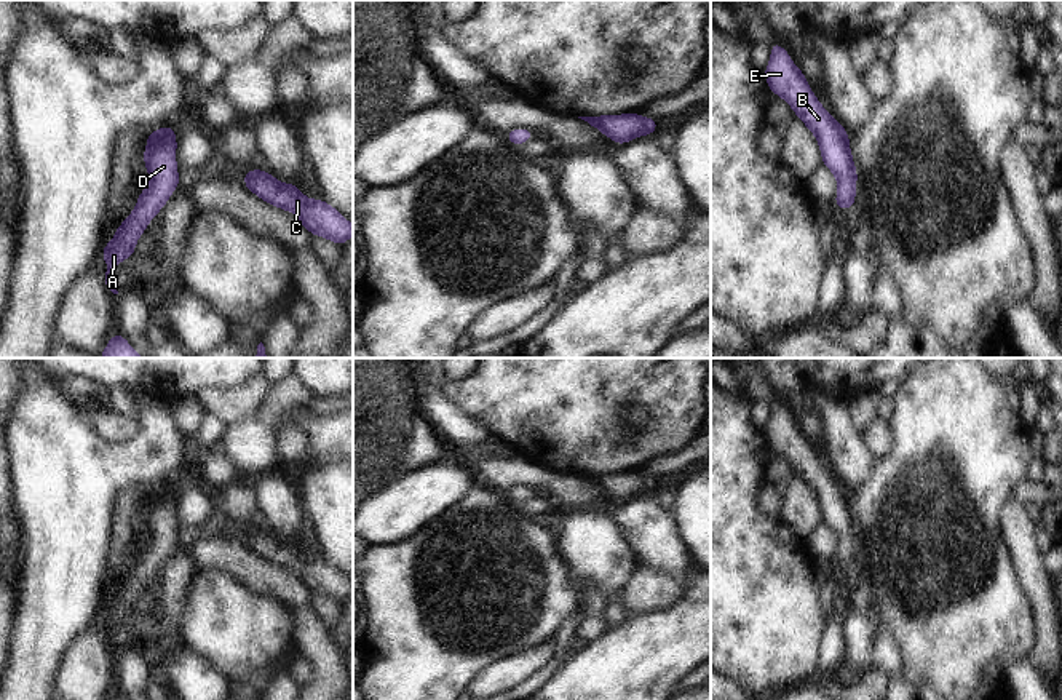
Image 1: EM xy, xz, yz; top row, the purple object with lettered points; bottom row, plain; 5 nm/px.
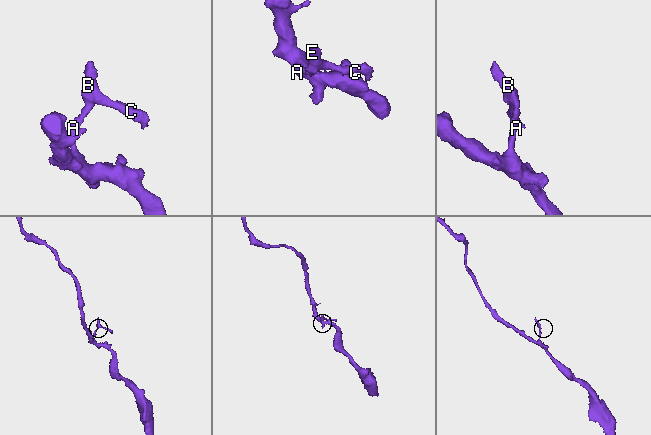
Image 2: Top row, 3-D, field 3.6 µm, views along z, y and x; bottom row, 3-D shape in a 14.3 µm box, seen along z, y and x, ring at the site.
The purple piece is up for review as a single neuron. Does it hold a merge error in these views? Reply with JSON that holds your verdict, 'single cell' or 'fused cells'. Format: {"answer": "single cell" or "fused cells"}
{"answer": "single cell"}

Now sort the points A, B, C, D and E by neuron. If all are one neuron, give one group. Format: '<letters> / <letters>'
A B C D E

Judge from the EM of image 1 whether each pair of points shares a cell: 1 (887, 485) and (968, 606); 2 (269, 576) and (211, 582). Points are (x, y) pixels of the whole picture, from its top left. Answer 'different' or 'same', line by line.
1: same
2: different

